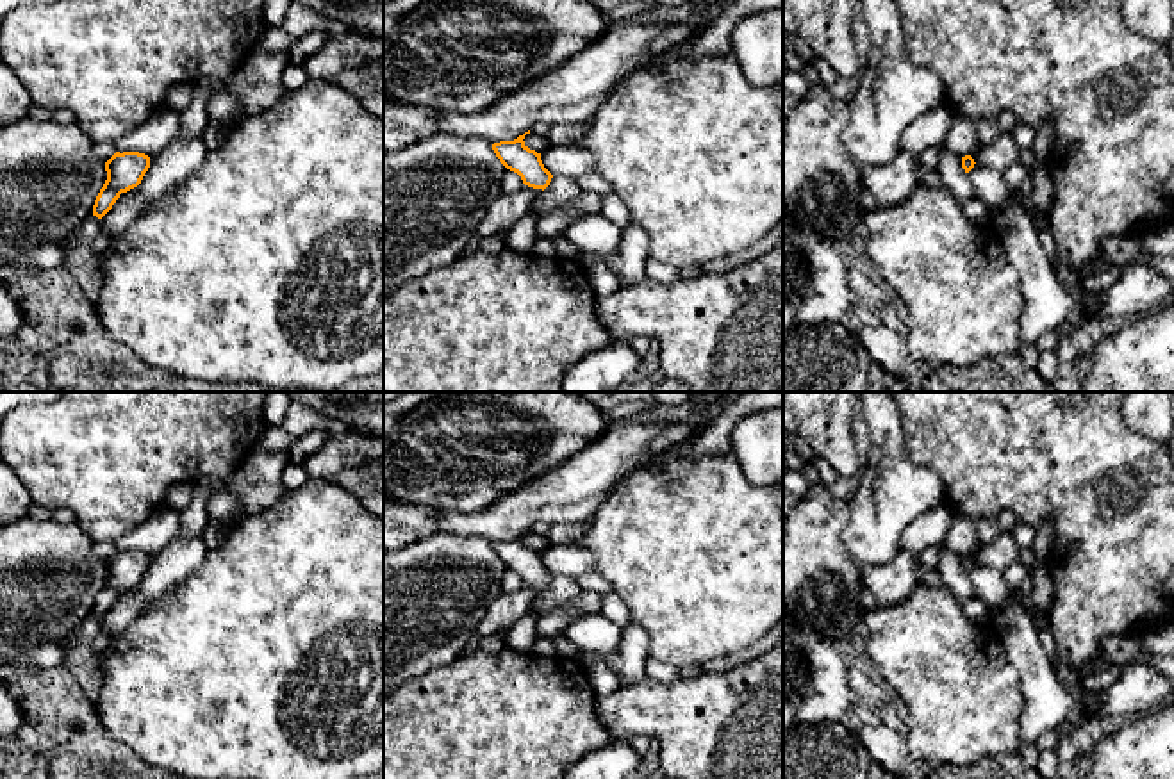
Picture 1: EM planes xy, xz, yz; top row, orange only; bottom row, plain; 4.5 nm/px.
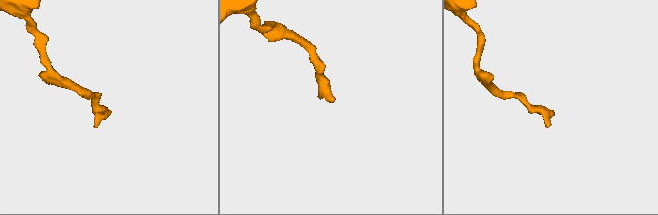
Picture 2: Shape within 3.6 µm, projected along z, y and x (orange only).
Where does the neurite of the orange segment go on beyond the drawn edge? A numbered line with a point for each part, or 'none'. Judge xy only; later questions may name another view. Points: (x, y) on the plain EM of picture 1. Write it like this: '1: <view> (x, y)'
none

